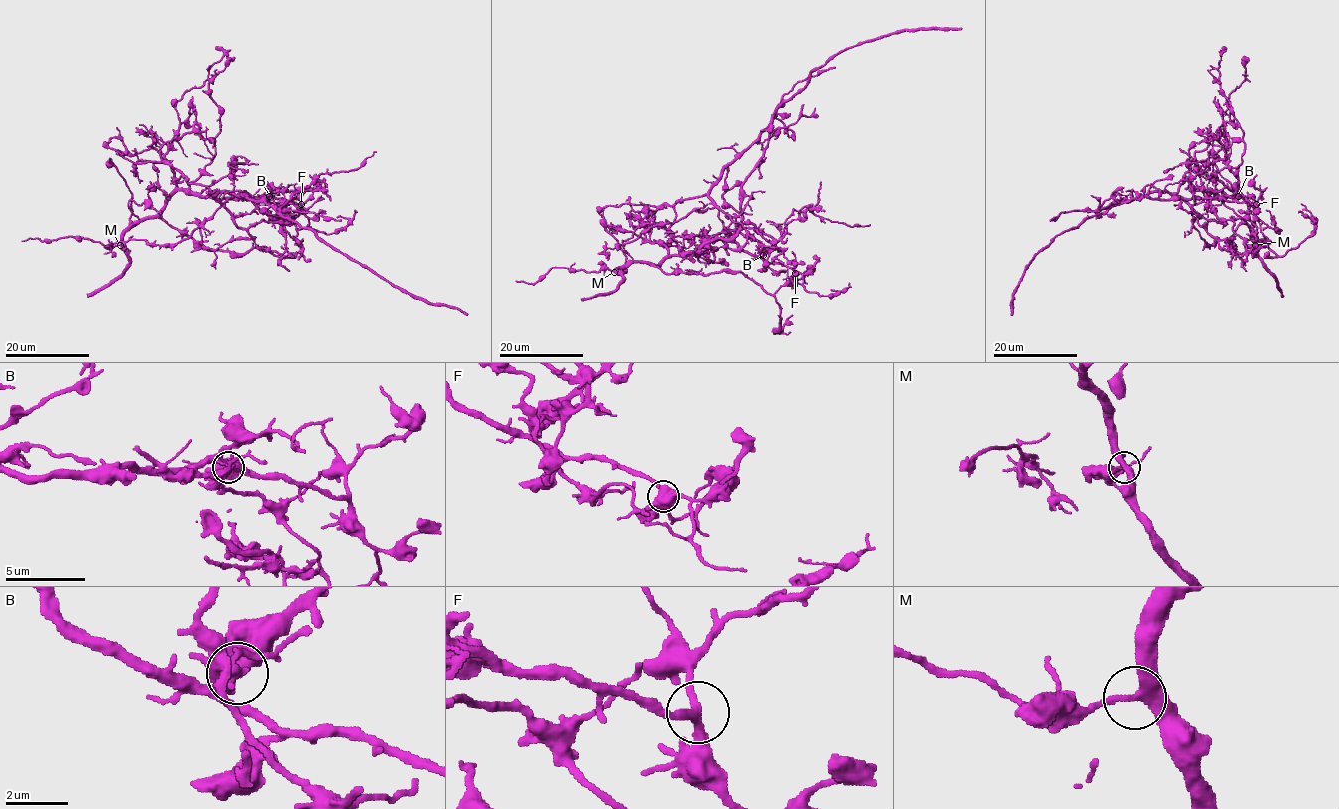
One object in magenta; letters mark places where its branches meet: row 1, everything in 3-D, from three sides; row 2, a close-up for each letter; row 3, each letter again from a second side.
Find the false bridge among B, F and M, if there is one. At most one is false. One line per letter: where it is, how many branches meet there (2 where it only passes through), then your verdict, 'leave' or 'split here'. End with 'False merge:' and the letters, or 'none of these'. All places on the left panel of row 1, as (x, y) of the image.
B: (269, 196) | 3 | split here
F: (301, 204) | 3 | leave
M: (120, 245) | 3 | leave
False merge: B

